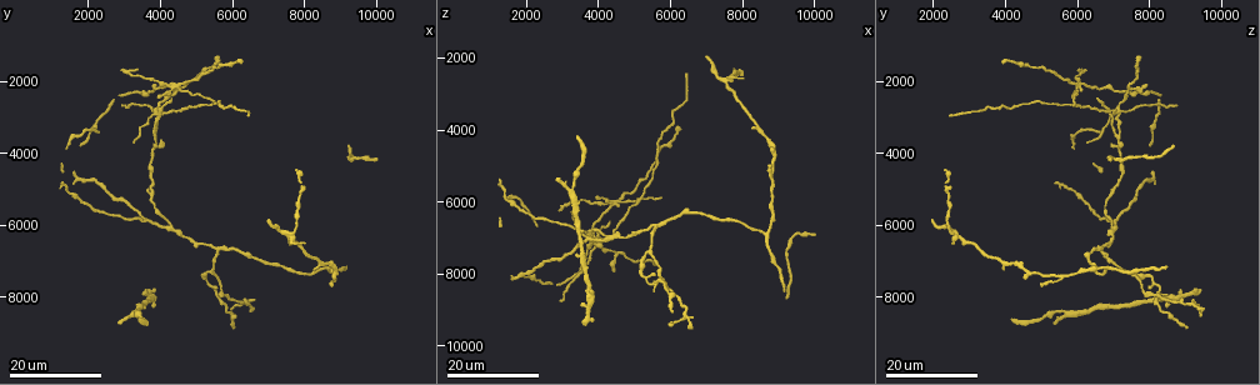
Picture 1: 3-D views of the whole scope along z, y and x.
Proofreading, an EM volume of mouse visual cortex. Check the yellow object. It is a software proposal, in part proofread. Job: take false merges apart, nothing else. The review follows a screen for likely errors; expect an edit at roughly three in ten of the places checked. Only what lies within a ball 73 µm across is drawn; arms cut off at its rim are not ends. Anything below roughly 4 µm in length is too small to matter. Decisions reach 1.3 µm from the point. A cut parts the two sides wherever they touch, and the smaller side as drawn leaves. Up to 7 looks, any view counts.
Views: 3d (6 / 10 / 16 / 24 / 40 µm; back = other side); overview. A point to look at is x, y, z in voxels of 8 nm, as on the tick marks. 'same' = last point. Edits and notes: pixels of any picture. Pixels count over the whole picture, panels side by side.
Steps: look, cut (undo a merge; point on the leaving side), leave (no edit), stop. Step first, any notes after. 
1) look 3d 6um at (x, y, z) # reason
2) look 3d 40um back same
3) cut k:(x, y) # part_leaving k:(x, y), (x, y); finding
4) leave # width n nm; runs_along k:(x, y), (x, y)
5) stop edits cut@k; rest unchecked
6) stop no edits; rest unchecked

look 3d 24um at (4500, 2100, 6000) # looks like a crossing

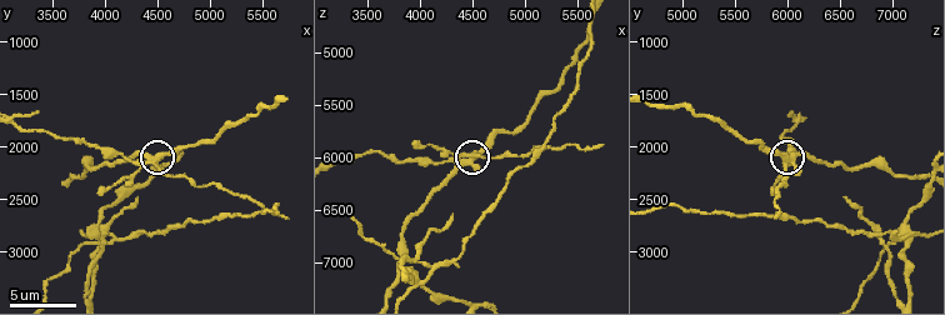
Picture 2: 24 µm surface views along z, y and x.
look 3d 6um at (4480, 2120, 6020)

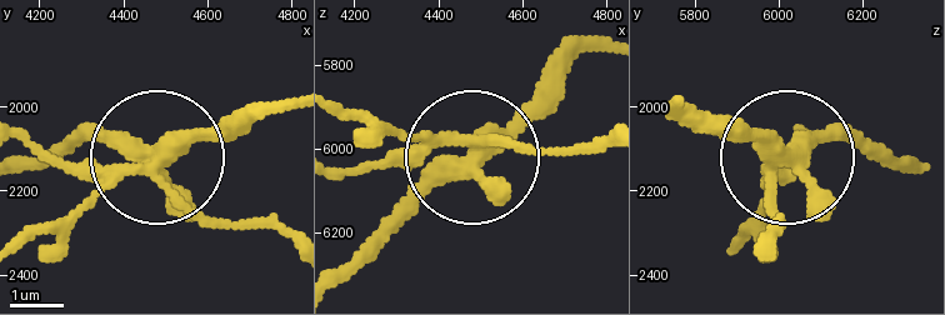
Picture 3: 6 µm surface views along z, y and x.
cut 3:(46, 151) # part_leaving 3:(119, 175), (83, 175), (29, 149); two cells meet here

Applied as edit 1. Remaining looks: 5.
look 3d 24um at (5400, 7300, 7400) # a fork

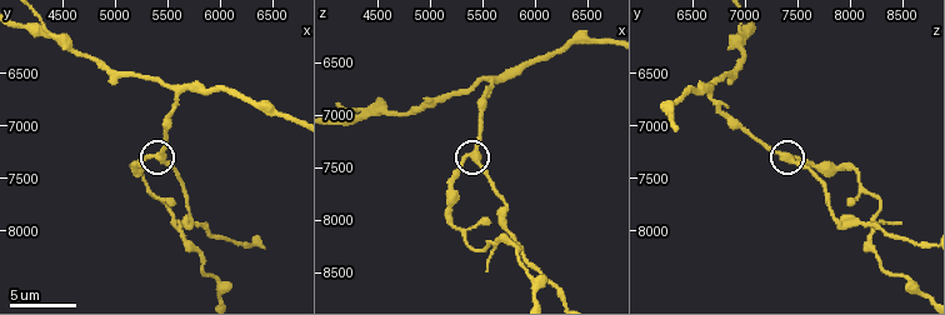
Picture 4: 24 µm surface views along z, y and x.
look 3d 10um at (5380, 7300, 7360) # zoom in

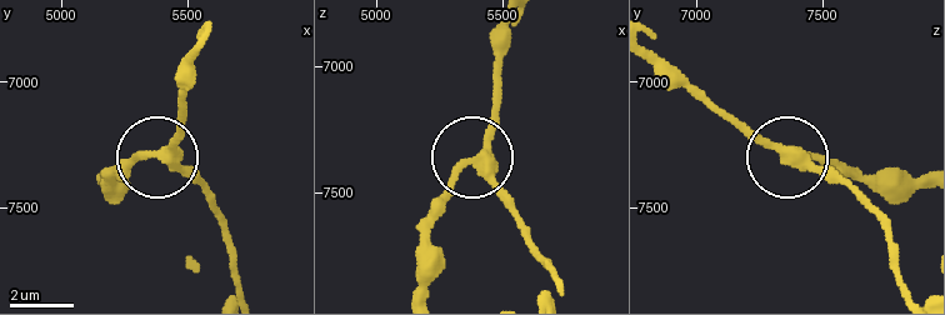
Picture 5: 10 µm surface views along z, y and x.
leave # arms 3; runs_along 5:(195, 45), (184, 126), (163, 161), (205, 183); one cell here

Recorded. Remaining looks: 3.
look 3d 16um at (3700, 5900, 7100) # two arms in line, one across

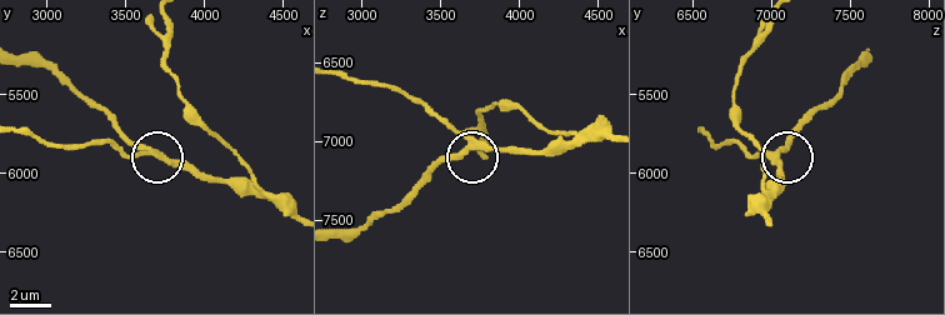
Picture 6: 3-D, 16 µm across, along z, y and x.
look 3d 6um at (3680, 5900, 7000)

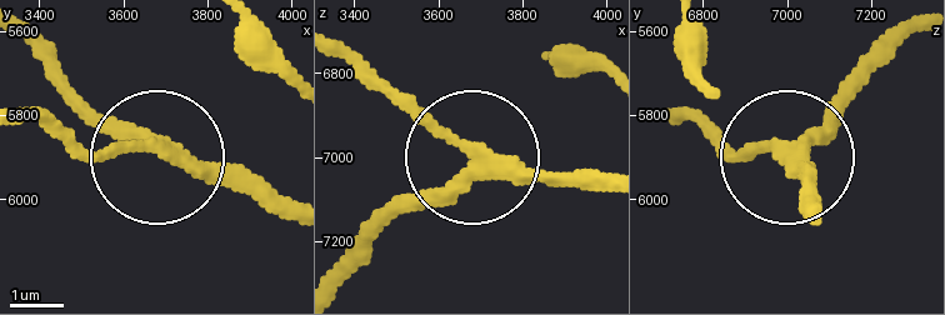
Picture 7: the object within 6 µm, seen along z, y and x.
cut 7:(86, 158) # arms 3; part_leaving 7:(779, 146), (734, 146), (684, 120); two cells meet here

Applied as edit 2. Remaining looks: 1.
stop edits cut@3, cut@7; rest unchecked

